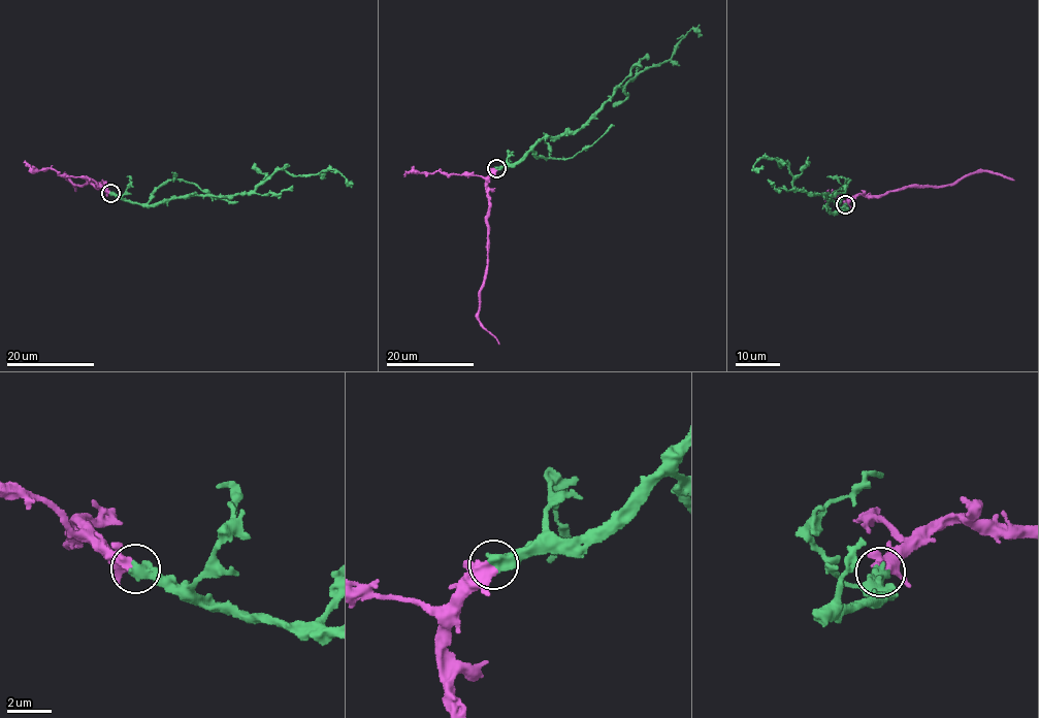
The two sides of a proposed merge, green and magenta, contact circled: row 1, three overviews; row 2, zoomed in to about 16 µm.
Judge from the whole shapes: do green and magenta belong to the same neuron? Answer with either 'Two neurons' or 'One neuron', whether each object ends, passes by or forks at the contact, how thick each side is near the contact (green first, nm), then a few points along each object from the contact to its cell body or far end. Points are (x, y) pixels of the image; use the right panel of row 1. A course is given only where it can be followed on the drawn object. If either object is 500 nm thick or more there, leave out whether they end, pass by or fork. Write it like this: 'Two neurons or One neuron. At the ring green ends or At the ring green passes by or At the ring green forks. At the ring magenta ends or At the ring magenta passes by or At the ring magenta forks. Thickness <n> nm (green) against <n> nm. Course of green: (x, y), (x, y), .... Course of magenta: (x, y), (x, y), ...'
One neuron. Thickness 550 nm (green) against 400 nm. Course of green: (845, 204), (830, 210), (829, 195), (796, 189), (785, 162), (760, 157), (753, 165), (764, 166). Course of magenta: (845, 204), (859, 194), (882, 196), (911, 187), (945, 187), (980, 170), (1001, 173), (1014, 180)

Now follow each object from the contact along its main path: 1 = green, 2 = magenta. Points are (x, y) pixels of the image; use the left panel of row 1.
1: (110, 193), (156, 204), (198, 195), (246, 194), (283, 169), (305, 175), (333, 168), (350, 181)
2: (110, 193), (99, 183), (95, 188), (89, 182), (79, 187), (71, 184), (66, 174), (75, 191)

